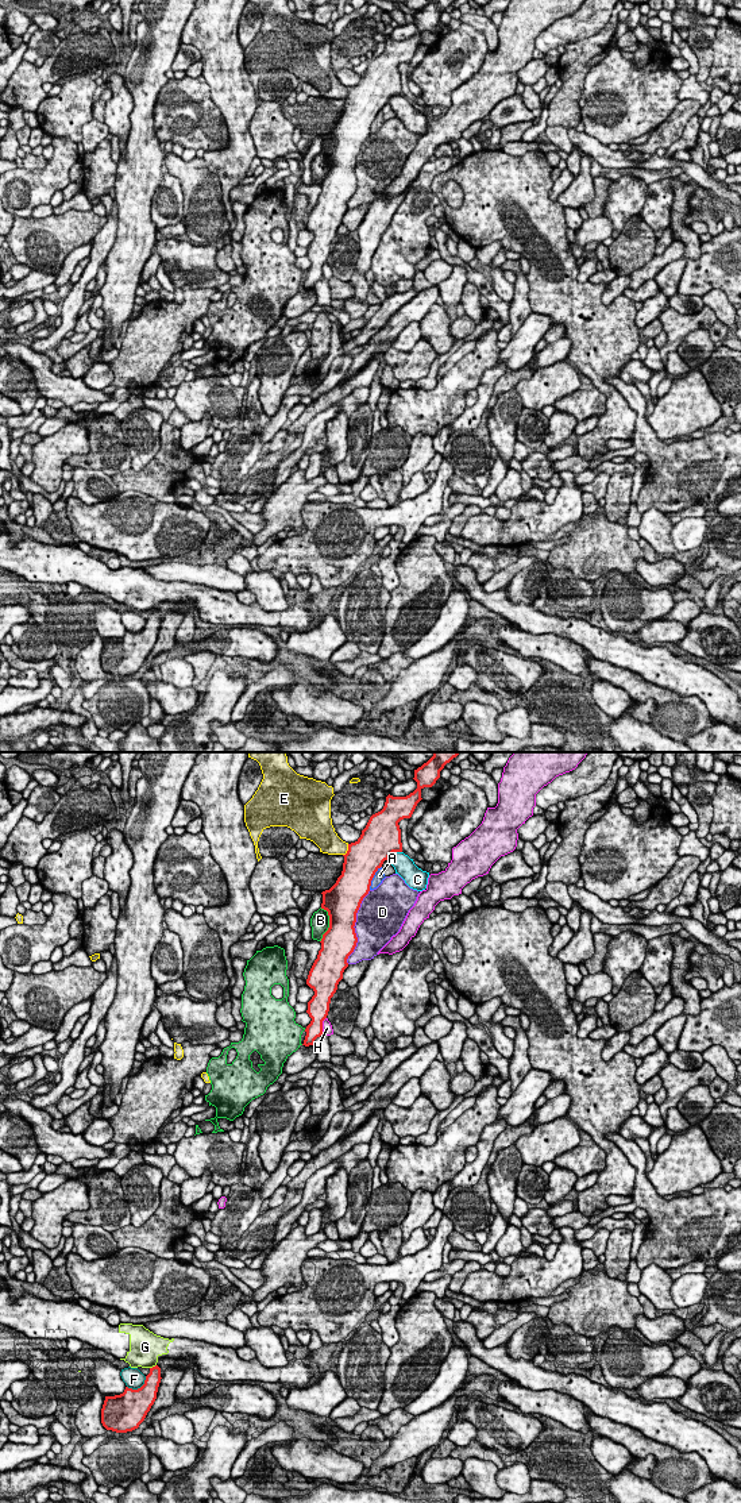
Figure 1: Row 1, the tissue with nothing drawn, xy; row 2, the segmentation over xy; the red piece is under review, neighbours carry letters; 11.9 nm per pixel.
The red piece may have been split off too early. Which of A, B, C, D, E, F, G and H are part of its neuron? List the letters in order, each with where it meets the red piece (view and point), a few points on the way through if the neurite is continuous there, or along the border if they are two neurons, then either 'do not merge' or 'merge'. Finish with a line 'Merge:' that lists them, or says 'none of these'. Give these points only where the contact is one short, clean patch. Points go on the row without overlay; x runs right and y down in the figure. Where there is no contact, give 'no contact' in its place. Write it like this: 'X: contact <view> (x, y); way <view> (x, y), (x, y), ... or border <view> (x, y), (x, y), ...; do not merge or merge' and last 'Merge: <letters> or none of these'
A: contact xy (373, 120); do not merge
B: contact xy (330, 169); do not merge
C: contact xy (394, 95); do not merge
D: contact xy (354, 169); do not merge
E: contact xy (348, 93); border xy (348, 88), (348, 93), (343, 99); do not merge
F: contact xy (138, 632); do not merge
G: contact xy (153, 611); border xy (155, 608), (150, 612); do not merge
H: contact xy (321, 268); do not merge
Merge: none of these

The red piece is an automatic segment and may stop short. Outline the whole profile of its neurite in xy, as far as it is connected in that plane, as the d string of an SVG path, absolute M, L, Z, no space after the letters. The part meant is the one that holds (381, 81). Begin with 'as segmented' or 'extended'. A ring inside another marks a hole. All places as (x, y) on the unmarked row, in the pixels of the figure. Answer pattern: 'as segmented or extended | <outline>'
as segmented | M432 0L414 14L417 32L413 36L406 41L386 41L383 53L373 58L360 81L348 88L348 95L343 99L343 115L336 127L321 136L321 153L328 155L329 172L323 178L321 193L306 223L314 239L308 246L306 257L312 265L305 273L302 289L314 289L314 284L323 278L323 265L328 259L331 242L358 186L354 172L356 157L370 135L375 116L393 96L402 96L398 66L412 61L422 43L421 34L432 31L440 22L440 15L454 1L456 0Z

